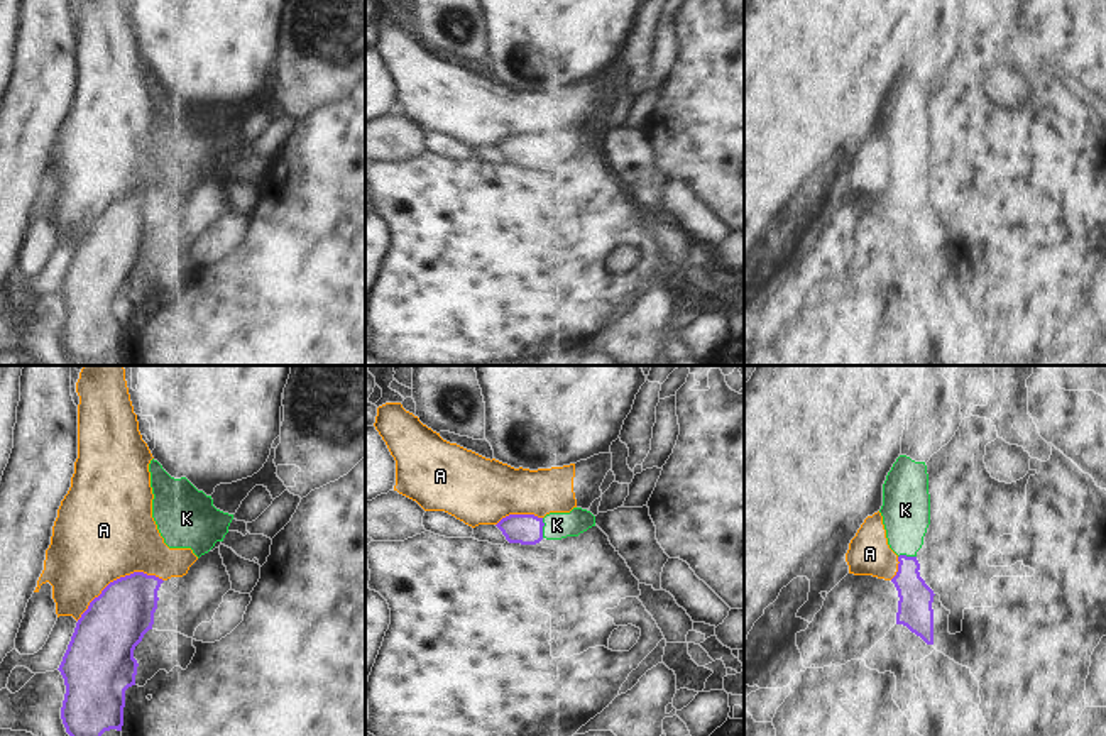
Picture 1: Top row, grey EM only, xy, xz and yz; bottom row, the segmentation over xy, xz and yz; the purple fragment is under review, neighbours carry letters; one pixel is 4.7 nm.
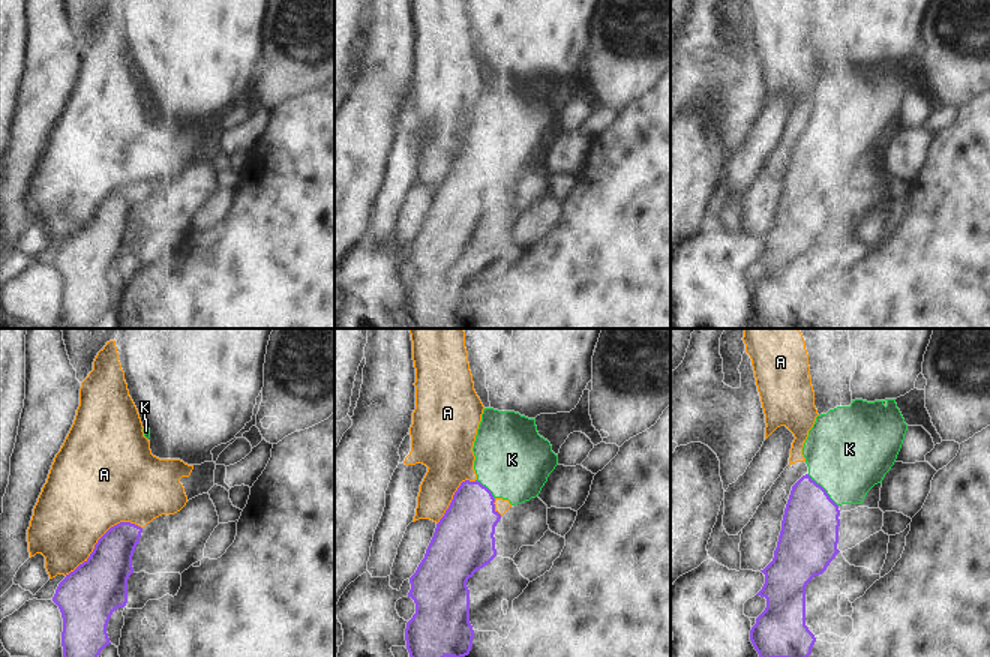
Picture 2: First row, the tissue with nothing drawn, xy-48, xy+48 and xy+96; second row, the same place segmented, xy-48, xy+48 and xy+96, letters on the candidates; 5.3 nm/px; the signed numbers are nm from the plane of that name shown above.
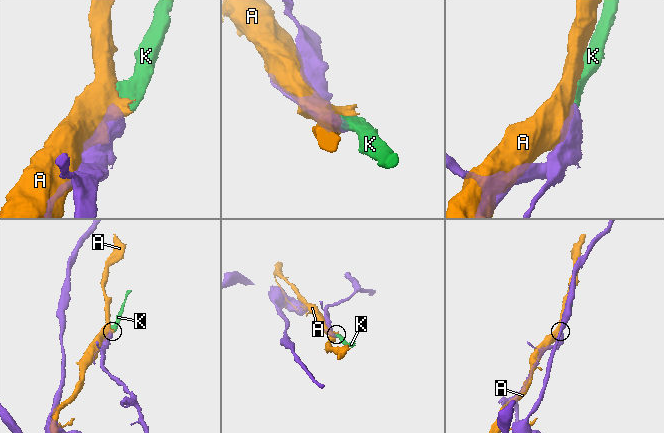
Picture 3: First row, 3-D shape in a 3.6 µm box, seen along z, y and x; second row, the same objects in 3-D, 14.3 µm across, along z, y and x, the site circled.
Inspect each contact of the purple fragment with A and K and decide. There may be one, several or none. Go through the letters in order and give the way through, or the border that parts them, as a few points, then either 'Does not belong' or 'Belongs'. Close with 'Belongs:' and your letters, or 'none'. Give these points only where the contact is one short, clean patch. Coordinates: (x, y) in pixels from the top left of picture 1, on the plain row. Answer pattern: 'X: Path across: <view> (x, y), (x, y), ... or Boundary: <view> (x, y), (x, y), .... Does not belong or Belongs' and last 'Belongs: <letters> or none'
A: Does not belong
K: Path across: xz (518, 149), (542, 149), (557, 146). Belongs
Belongs: K.

